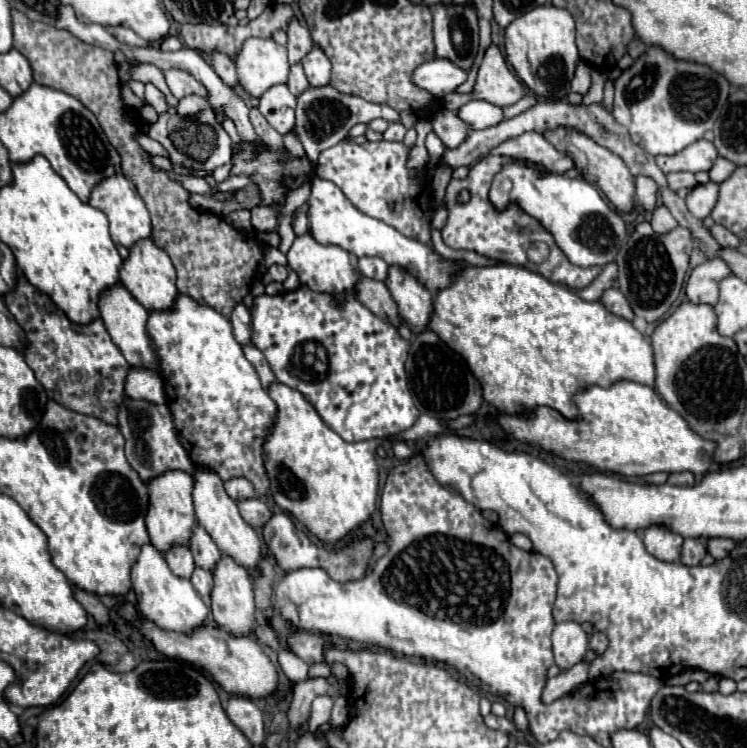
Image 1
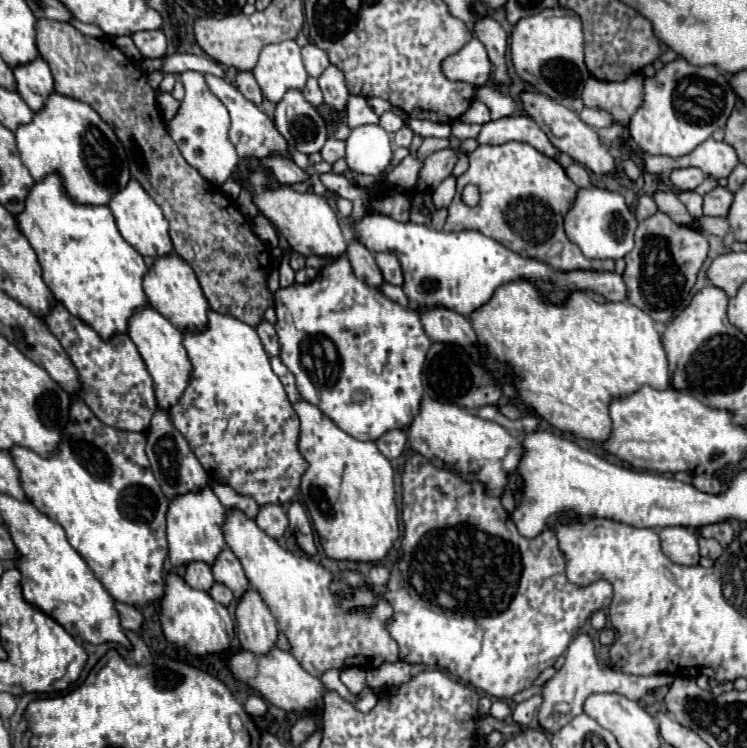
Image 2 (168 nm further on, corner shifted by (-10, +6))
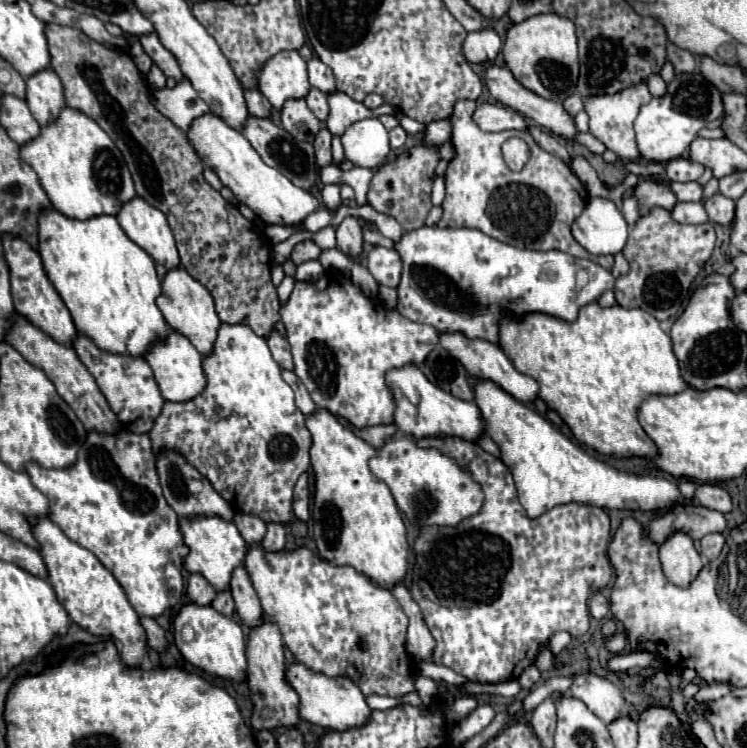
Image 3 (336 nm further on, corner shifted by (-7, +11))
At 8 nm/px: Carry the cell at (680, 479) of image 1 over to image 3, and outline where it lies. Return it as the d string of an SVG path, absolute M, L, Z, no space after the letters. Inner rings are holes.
M699 483L695 489L695 497L699 501L699 505L727 513L731 511L731 497L729 493L717 485L717 483Z

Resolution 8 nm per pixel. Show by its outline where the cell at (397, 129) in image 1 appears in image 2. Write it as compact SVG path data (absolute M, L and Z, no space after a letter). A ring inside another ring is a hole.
M402 126L396 134L394 134L394 144L400 148L410 148L412 144L412 130L408 130L408 126Z

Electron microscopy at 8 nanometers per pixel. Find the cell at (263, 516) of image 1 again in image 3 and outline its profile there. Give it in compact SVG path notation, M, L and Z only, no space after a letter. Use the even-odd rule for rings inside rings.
M269 521L267 523L267 533L263 537L263 549L267 551L281 551L285 547L285 529L281 523Z

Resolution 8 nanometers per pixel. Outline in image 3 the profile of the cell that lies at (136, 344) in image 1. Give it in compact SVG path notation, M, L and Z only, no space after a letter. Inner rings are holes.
M171 329L163 341L157 339L151 343L149 351L145 353L145 359L149 361L149 367L153 369L161 397L165 401L177 401L177 403L189 401L203 391L205 375L201 371L201 353L193 347L193 343L185 335Z

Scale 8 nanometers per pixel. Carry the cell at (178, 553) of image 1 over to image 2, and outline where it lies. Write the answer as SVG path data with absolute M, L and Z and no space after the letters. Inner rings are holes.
M192 562L186 566L186 576L184 576L186 584L192 586L194 590L202 590L202 592L208 592L214 584L214 578L212 578L212 570L208 564L204 562Z

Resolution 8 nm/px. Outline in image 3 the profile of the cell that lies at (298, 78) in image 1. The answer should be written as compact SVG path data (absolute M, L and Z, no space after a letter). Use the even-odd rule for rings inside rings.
M311 89L309 95L305 97L305 101L307 101L309 109L317 115L317 119L319 119L319 121L325 121L327 111L329 111L329 105L327 105L327 97L325 97L325 93L321 93L319 89Z

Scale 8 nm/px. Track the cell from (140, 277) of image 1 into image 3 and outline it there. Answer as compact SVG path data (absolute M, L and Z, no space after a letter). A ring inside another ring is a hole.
M183 267L169 269L161 279L161 295L157 297L157 307L161 309L167 325L185 335L201 355L211 353L217 337L217 327L221 325L221 321L215 313L211 293L197 279L193 279Z

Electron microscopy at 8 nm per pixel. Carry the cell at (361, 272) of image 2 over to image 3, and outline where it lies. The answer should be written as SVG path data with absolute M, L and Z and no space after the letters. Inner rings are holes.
M345 217L337 227L337 249L351 257L359 257L363 253L363 233L355 217Z

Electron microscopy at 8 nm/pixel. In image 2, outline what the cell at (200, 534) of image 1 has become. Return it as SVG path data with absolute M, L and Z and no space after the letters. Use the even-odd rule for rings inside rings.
M224 550L224 554L220 554L220 558L216 560L216 566L212 566L212 574L214 574L214 580L228 586L238 600L250 588L248 578L232 550Z

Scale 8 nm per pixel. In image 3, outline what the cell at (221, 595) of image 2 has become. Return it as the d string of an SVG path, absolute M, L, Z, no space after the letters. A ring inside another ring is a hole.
M219 591L211 603L219 613L225 613L227 617L231 617L233 609L235 609L235 603L233 603L233 597L229 591Z

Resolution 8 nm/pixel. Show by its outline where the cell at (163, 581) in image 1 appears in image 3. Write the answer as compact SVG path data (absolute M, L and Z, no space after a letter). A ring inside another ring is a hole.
M187 603L183 605L175 619L173 619L173 635L175 635L175 645L181 651L181 655L195 665L197 669L203 669L211 675L225 677L225 679L235 679L243 681L247 673L247 661L245 661L245 635L241 627L227 615L215 611L211 605L197 605L197 603ZM189 623L195 629L195 639L191 643L183 643L179 639L181 627Z

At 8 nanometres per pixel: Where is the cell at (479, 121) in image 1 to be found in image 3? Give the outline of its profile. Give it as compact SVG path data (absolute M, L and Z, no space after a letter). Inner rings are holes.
M441 119L441 121L433 121L427 125L425 131L425 145L429 147L439 147L443 141L447 141L451 137L451 121L449 119Z

